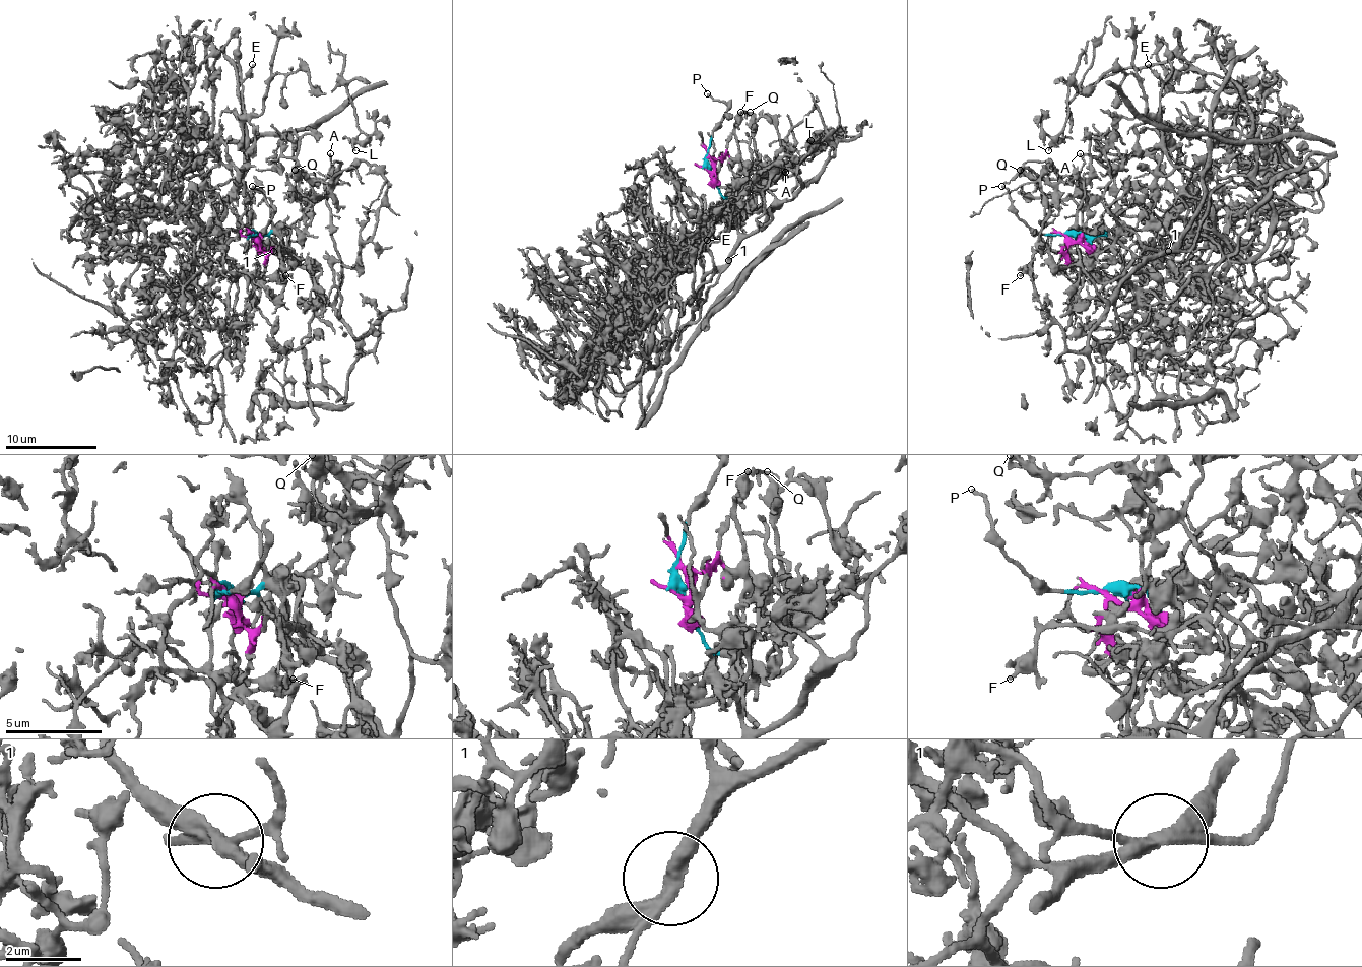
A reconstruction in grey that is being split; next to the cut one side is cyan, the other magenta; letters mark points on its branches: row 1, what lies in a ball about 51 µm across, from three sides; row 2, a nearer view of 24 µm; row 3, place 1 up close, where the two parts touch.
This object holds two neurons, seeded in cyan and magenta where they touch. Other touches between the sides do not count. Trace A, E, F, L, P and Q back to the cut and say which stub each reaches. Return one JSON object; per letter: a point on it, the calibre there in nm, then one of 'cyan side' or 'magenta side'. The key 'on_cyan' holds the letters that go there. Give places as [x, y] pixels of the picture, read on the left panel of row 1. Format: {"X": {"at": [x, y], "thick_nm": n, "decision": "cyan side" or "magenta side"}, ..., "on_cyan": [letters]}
{"A": {"at": [330, 153], "thick_nm": 160, "decision": "cyan side"}, "E": {"at": [252, 64], "thick_nm": 150, "decision": "cyan side"}, "F": {"at": [285, 275], "thick_nm": 200, "decision": "magenta side"}, "L": {"at": [355, 150], "thick_nm": 110, "decision": "cyan side"}, "P": {"at": [252, 186], "thick_nm": 160, "decision": "cyan side"}, "Q": {"at": [295, 170], "thick_nm": 420, "decision": "magenta side"}, "on_cyan": ["A", "E", "L", "P"]}

